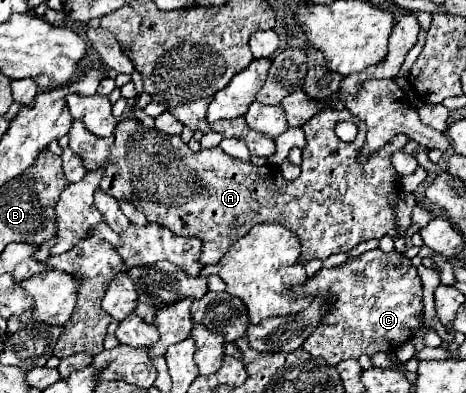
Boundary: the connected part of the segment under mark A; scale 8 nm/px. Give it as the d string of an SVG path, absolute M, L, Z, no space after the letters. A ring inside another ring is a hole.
M326 109L326 111L318 113L312 121L308 121L302 129L304 129L304 133L306 133L306 147L303 149L302 162L300 165L302 173L300 173L300 177L294 179L294 181L282 179L282 173L280 173L280 167L278 167L278 165L262 165L262 167L258 167L258 165L248 163L248 161L238 161L238 159L226 155L220 147L192 151L192 149L182 141L180 135L164 135L164 133L160 133L160 131L156 131L156 129L146 129L140 121L134 121L134 119L124 119L124 121L120 121L118 127L114 129L114 133L112 133L110 137L106 137L106 139L92 135L80 121L74 121L74 123L72 123L72 129L70 129L68 135L70 135L70 149L82 157L86 169L104 169L104 179L102 179L102 185L100 185L104 193L112 195L112 197L118 199L118 201L130 201L130 203L138 205L138 211L142 211L142 213L148 217L150 223L164 225L164 227L172 229L172 233L178 233L178 235L194 235L194 237L202 239L202 241L204 241L204 253L202 253L202 259L200 259L200 261L202 261L204 265L218 263L218 259L224 257L224 255L230 251L232 243L238 241L238 239L240 239L246 231L250 231L250 227L256 225L256 223L278 223L278 225L290 229L290 231L300 239L300 243L302 243L302 251L300 251L301 264L310 261L310 259L320 259L320 261L324 261L326 257L330 257L330 255L334 255L334 253L350 251L352 247L356 247L358 243L362 243L362 241L366 241L366 239L382 239L384 235L388 235L388 237L392 237L392 239L398 237L398 231L396 231L398 225L396 225L394 205L396 205L396 197L398 197L398 193L400 193L400 175L398 175L396 169L392 167L390 157L392 157L392 153L404 149L404 145L408 143L408 137L406 137L406 135L396 135L396 139L392 139L392 143L388 143L384 149L380 149L378 153L374 153L374 155L370 157L368 165L358 165L358 163L356 163L356 155L360 153L360 149L362 149L362 145L364 145L366 127L364 127L364 121L360 121L358 117L354 117L350 111L346 111L346 109L342 109L342 111L338 111L338 109ZM340 121L352 121L352 123L358 125L356 141L344 143L344 141L340 141L340 139L336 137L334 127L336 127L336 123L340 123Z

